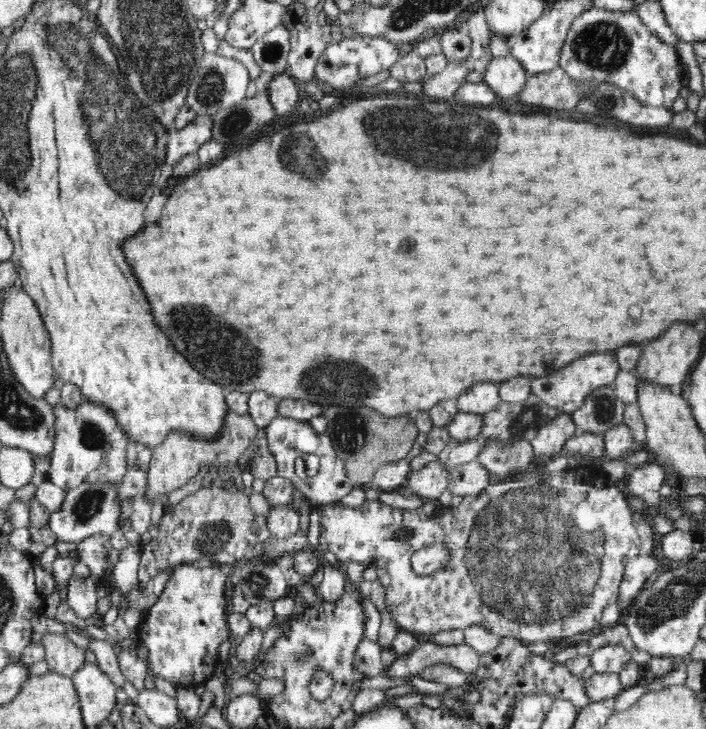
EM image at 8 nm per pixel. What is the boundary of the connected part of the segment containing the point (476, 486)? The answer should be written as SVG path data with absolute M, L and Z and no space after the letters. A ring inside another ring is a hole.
M479 461L460 465L449 472L448 490L453 496L478 496L489 484L488 470Z

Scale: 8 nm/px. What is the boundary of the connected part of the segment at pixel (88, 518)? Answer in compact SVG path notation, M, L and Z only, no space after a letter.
M96 482L96 484L82 484L67 491L60 510L50 513L48 518L48 526L54 533L56 542L79 543L96 532L105 532L110 536L120 534L118 516L121 511L116 503L117 488L118 486L114 484Z

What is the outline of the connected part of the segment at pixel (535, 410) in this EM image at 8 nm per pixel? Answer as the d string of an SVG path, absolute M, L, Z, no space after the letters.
M530 394L529 399L522 403L501 401L493 412L482 416L482 428L477 440L482 445L492 441L504 445L521 440L531 442L540 427L560 414L560 411L538 401L534 394Z

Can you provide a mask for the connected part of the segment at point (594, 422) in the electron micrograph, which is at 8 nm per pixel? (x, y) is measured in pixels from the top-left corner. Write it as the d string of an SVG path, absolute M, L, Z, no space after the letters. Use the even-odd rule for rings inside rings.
M611 385L598 388L590 394L586 404L571 416L577 434L592 433L604 435L616 425L624 425L626 404L615 396Z

